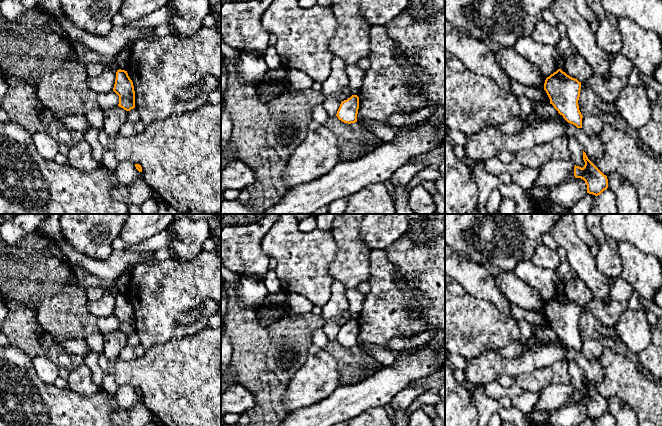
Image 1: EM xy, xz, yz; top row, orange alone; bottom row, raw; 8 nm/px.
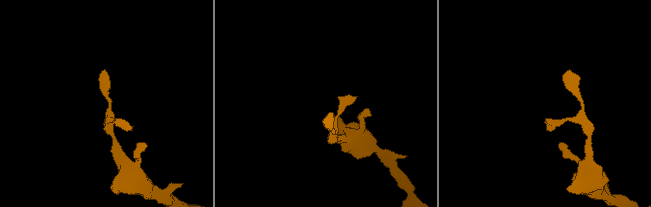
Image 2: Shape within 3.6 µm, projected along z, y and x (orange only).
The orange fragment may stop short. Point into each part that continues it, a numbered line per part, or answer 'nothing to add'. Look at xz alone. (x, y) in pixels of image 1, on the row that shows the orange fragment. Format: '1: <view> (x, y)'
nothing to add

